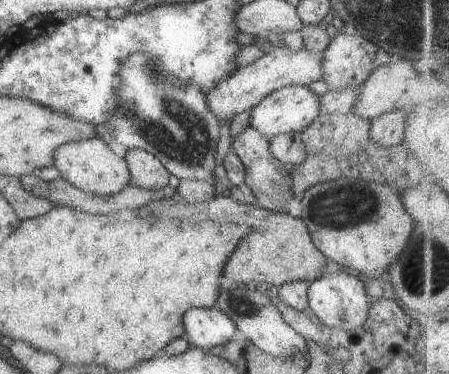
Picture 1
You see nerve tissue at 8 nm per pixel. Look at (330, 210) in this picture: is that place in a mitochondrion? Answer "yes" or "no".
yes

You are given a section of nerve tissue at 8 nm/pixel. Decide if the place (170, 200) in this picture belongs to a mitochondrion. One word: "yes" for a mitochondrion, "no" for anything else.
no

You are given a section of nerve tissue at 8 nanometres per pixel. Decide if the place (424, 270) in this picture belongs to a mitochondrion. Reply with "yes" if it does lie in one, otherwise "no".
yes

